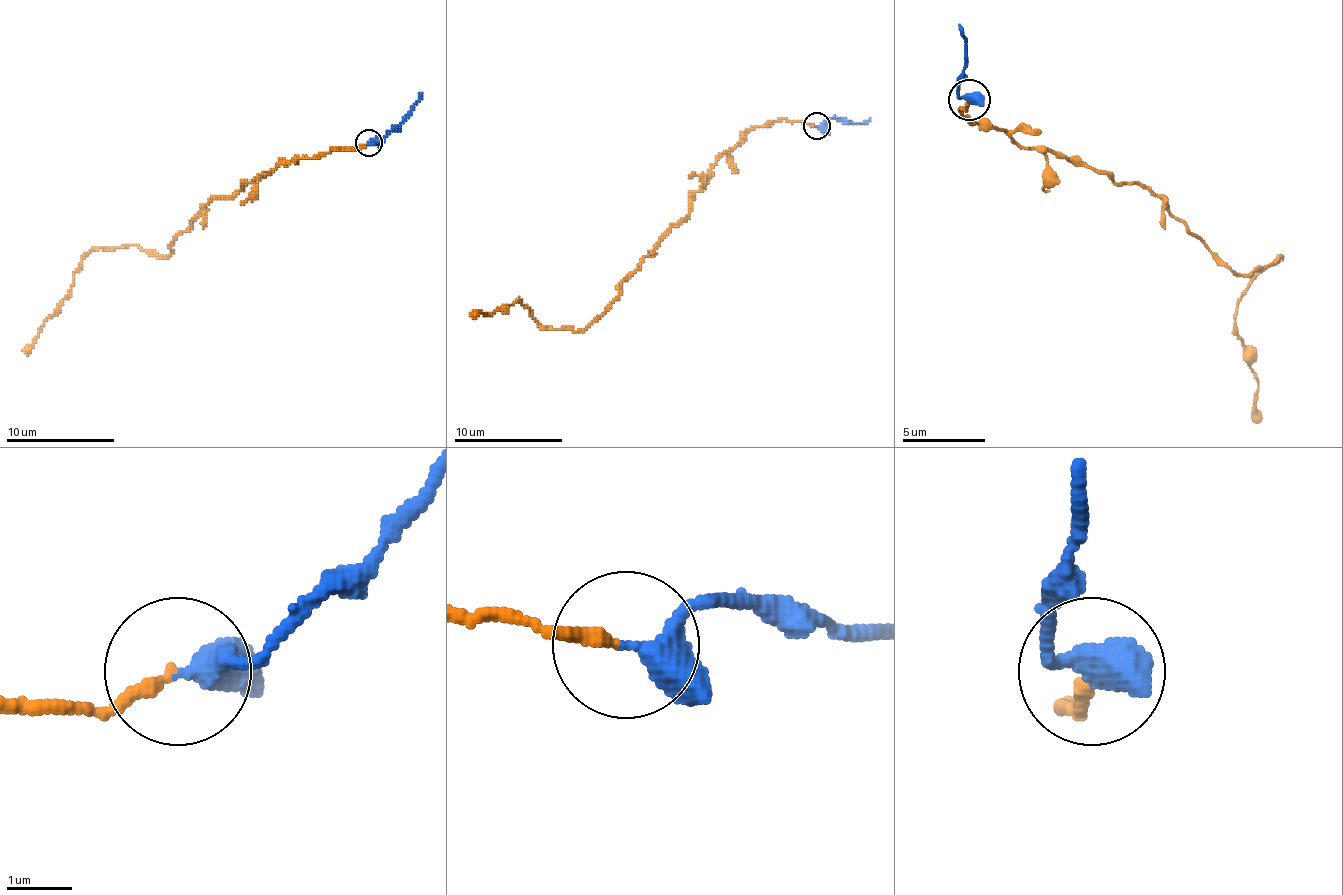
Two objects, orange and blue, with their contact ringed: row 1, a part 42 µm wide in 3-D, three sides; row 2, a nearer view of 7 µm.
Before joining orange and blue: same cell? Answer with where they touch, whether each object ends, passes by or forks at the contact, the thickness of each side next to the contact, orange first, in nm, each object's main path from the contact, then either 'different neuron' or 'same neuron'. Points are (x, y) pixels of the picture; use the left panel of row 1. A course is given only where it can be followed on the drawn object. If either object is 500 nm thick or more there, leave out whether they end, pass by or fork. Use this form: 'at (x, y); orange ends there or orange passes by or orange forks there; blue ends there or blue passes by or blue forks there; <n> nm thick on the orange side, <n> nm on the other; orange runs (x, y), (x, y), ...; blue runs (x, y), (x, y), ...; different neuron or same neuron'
at (368, 142); orange ends there; blue passes by; 190 nm thick on the orange side, 320 nm on the other; orange runs (368, 142), (281, 161), (230, 196), (216, 196), (173, 239), (168, 255), (127, 244), (95, 247), (27, 355); blue runs (368, 142), (384, 139), (403, 120), (422, 93); same neuron

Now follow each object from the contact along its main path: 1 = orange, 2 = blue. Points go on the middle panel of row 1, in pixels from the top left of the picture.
1: (816, 126), (754, 126), (616, 299), (575, 332), (543, 326), (518, 299), (475, 315)
2: (816, 126), (832, 118), (851, 124), (870, 118)

